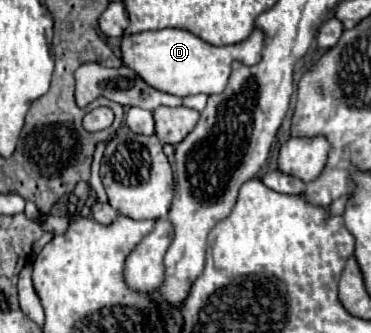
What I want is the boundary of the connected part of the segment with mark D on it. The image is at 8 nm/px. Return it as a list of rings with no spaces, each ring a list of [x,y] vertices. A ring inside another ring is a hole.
[[[184,29],[144,31],[136,33],[134,37],[124,37],[120,49],[124,63],[130,65],[154,89],[176,97],[188,97],[196,93],[210,95],[210,93],[222,93],[226,89],[234,61],[240,61],[242,65],[250,67],[262,59],[264,31],[254,29],[246,41],[226,47],[210,45]]]

